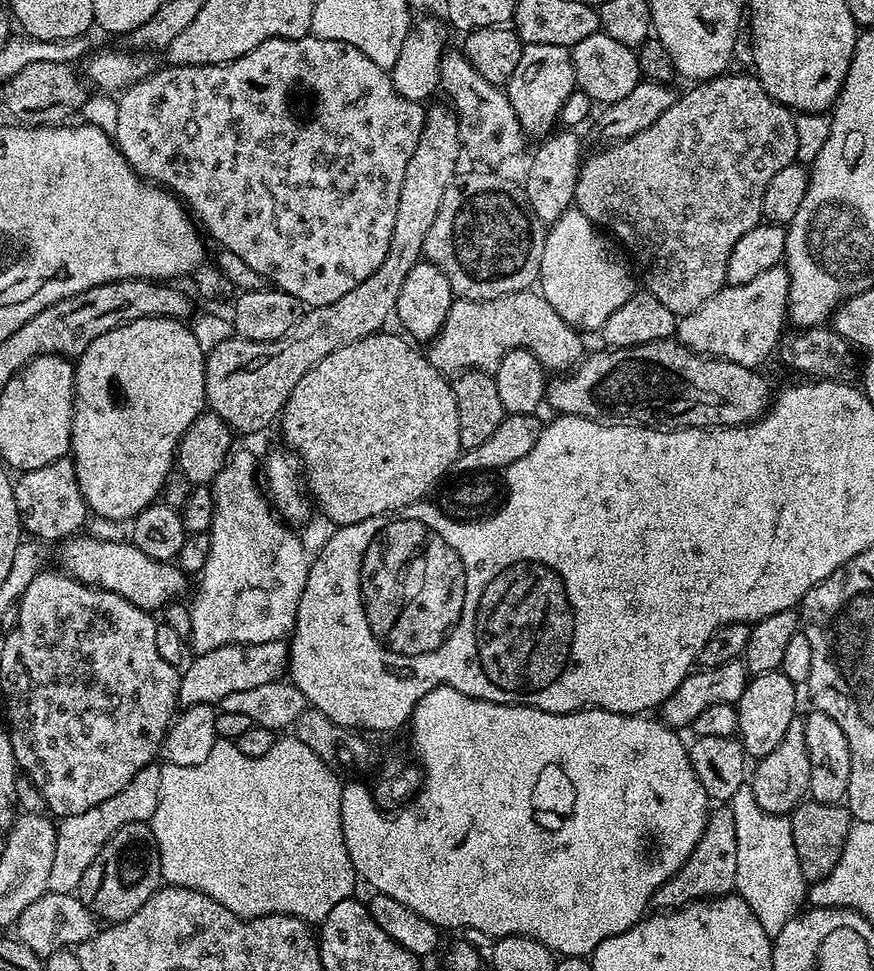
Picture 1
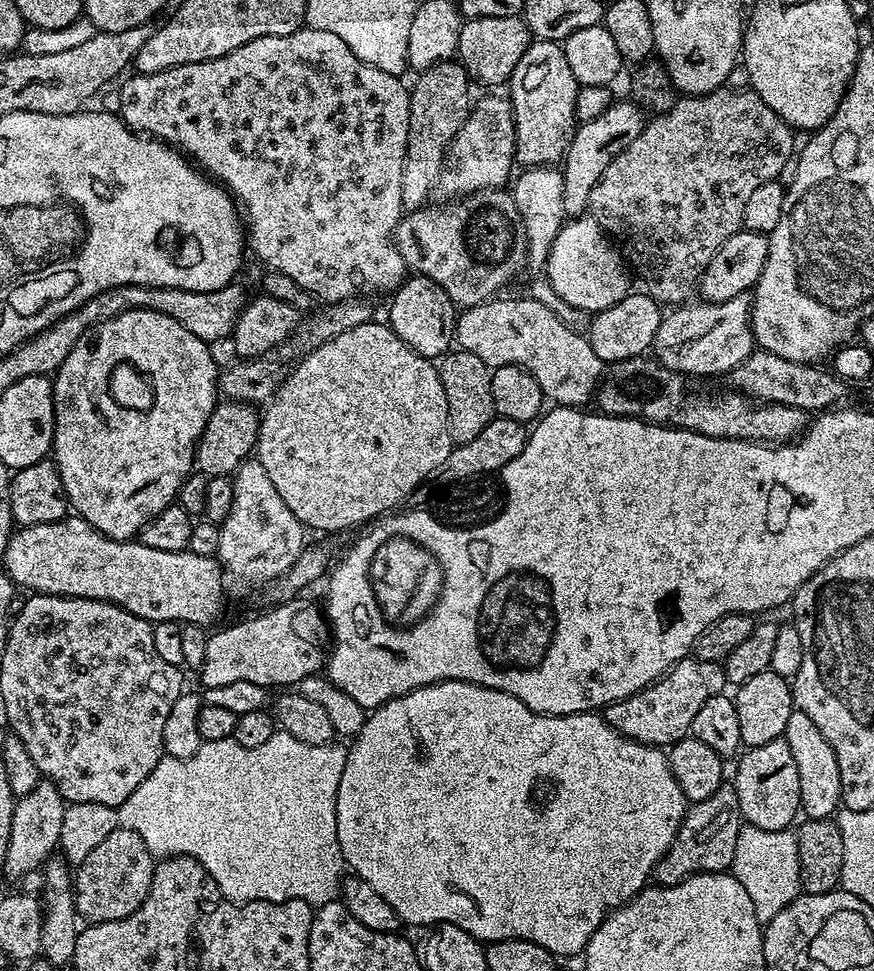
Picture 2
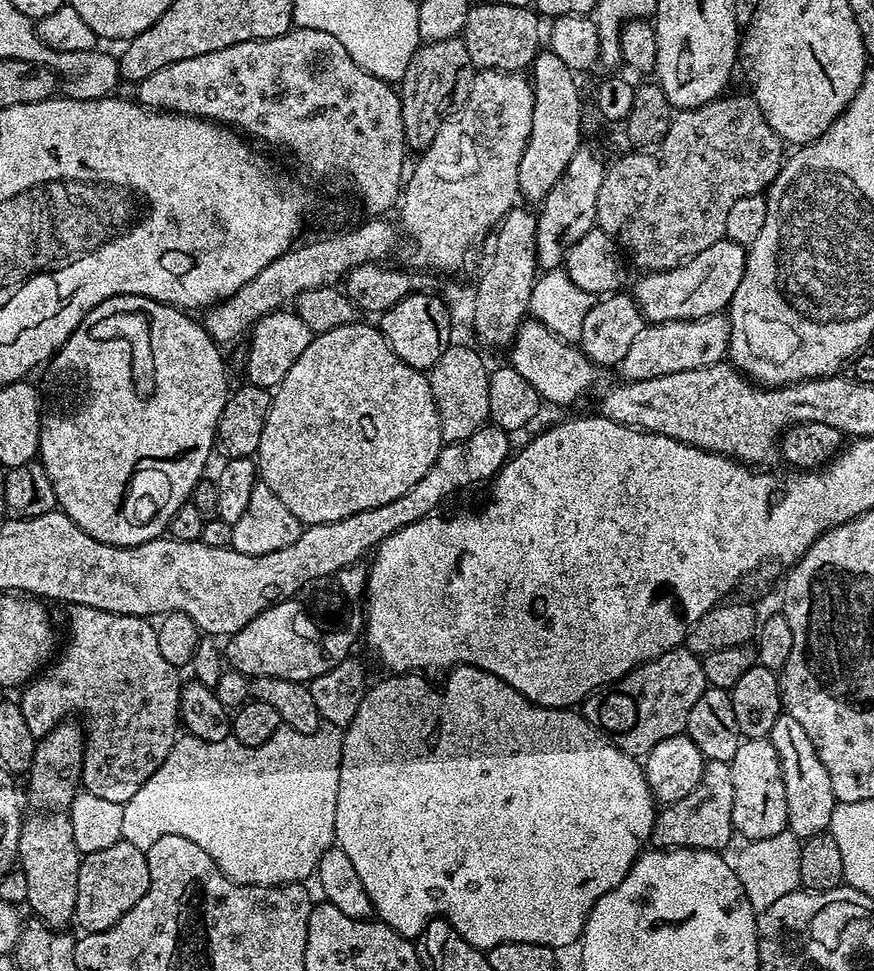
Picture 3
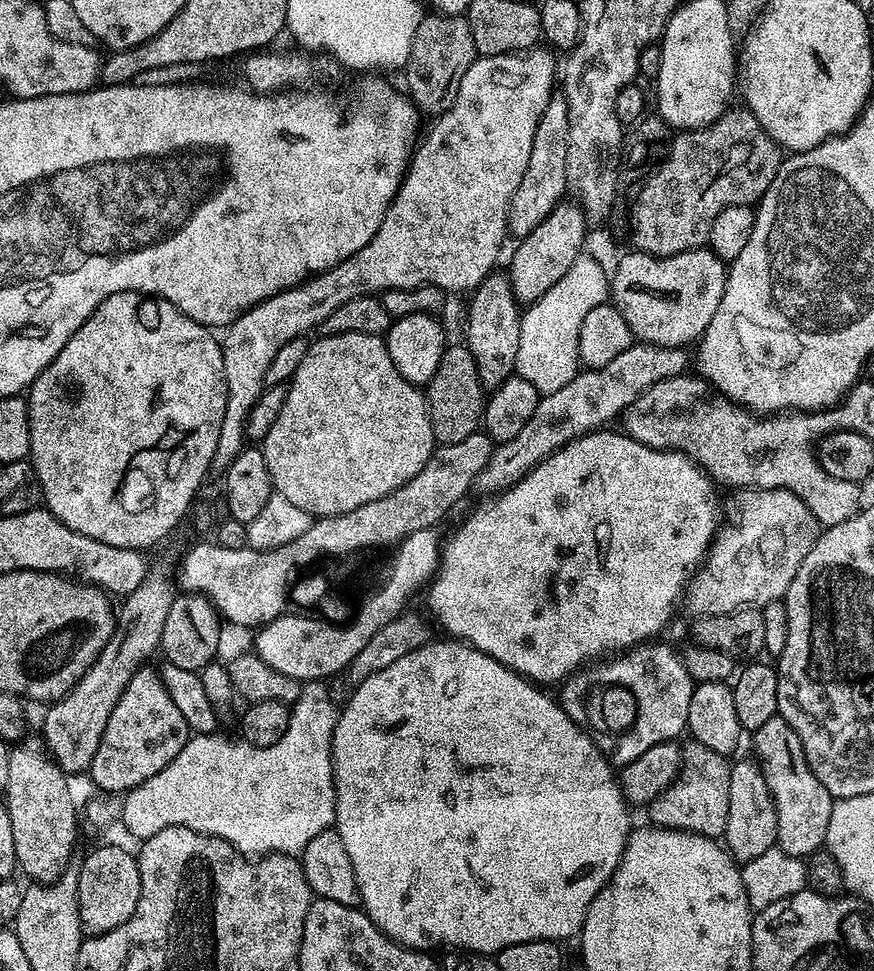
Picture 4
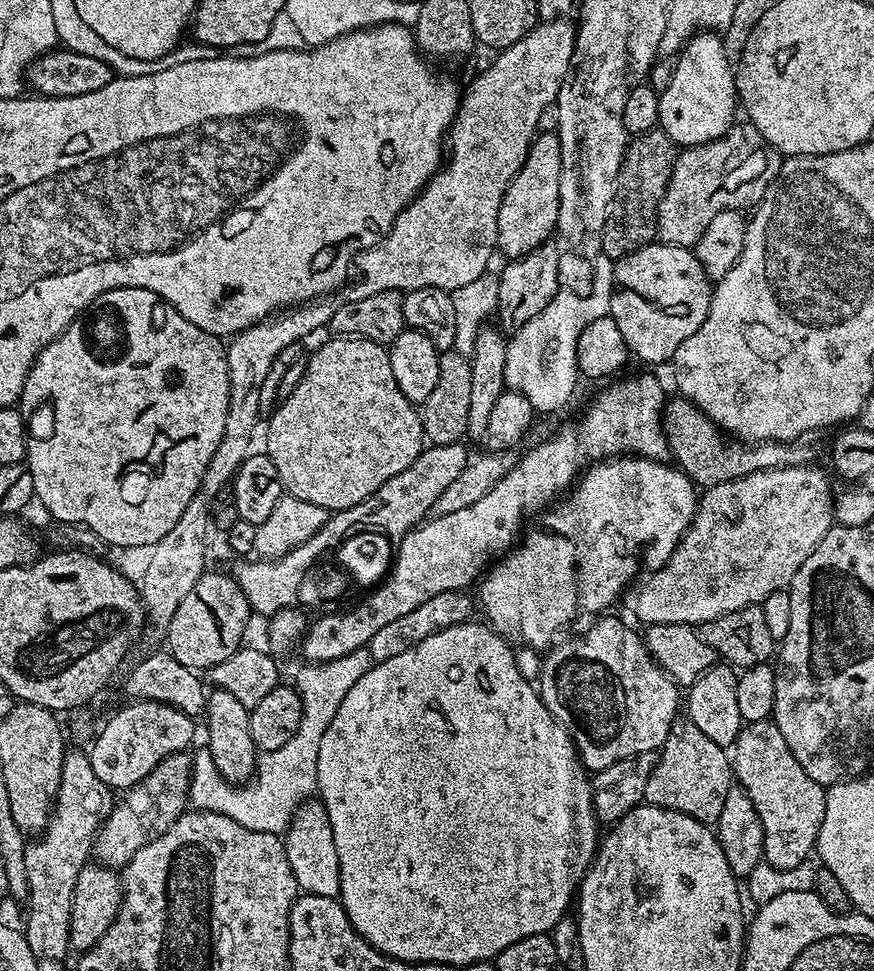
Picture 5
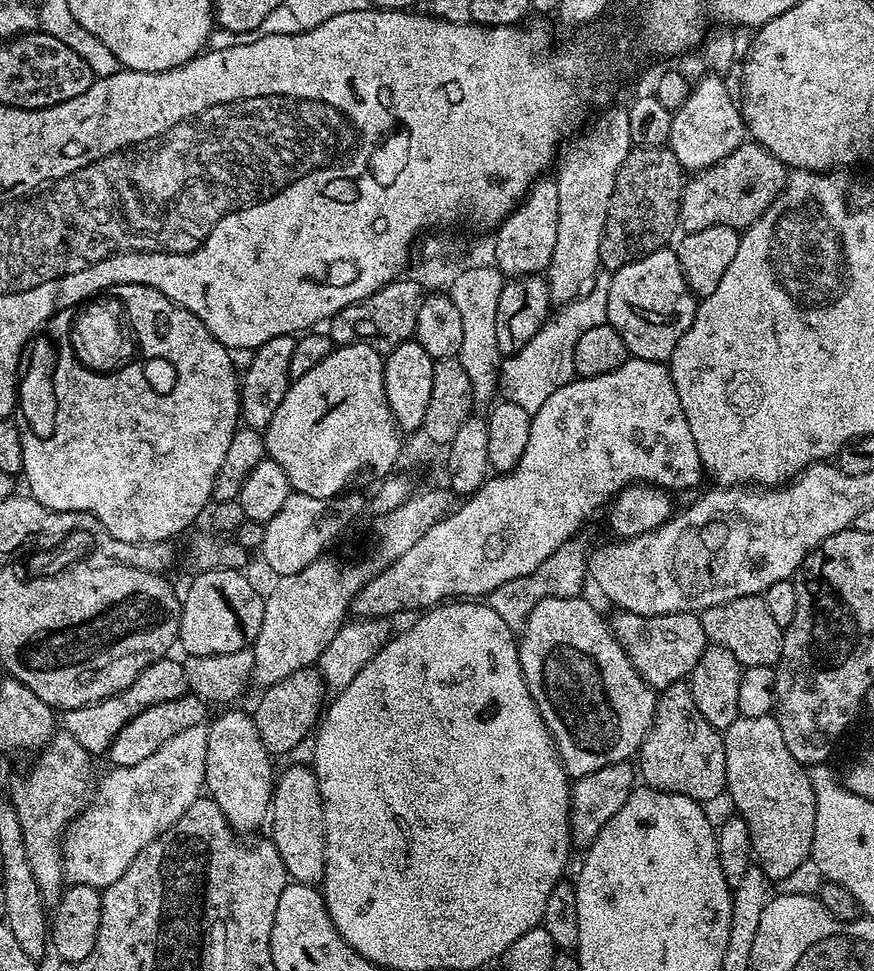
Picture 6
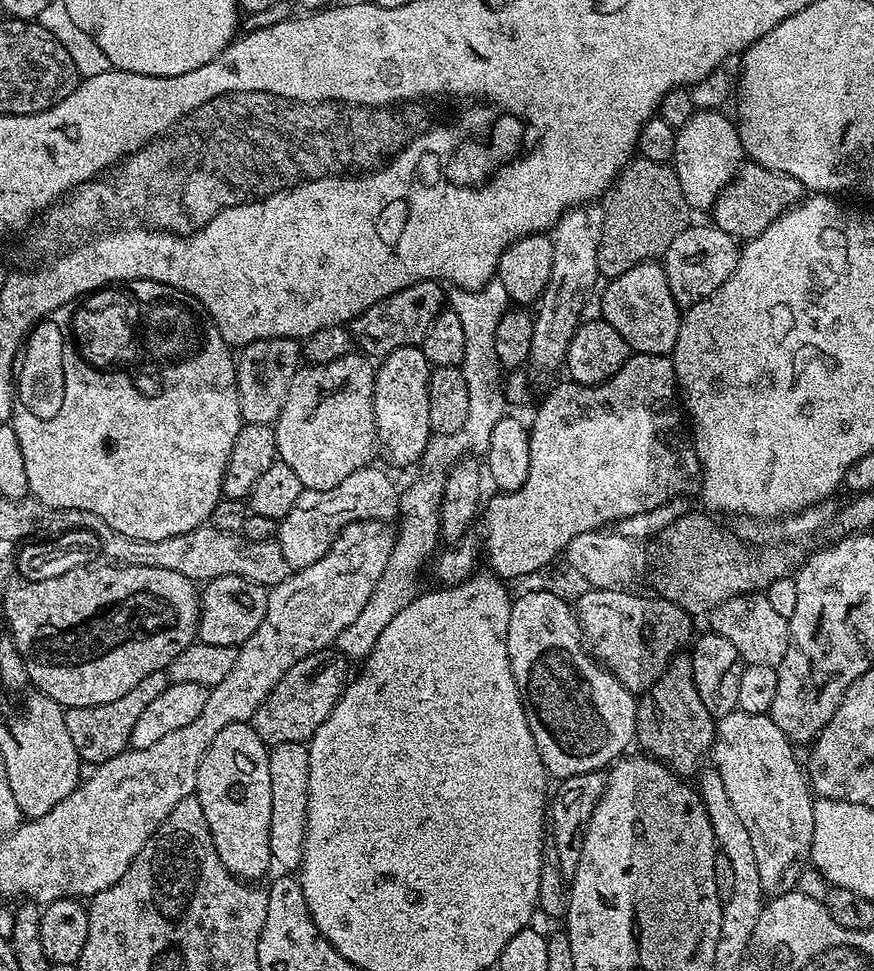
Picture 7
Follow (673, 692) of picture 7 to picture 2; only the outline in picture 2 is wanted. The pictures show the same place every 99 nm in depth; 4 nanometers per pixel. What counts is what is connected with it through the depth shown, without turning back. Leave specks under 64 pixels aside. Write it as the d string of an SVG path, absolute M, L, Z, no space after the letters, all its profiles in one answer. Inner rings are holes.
M731 783L720 785L710 798L695 801L684 813L672 848L656 863L654 876L661 884L676 884L696 872L726 872L734 862L734 846L742 827L738 794Z

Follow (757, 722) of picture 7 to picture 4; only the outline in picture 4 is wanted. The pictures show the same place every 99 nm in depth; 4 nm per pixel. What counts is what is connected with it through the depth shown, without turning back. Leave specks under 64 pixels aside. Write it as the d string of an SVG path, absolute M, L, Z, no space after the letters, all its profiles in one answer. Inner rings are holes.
M778 714L770 718L770 722L758 726L758 730L751 733L750 740L756 747L754 756L777 812L776 844L786 854L801 858L821 851L826 844L826 830L830 826L834 797L830 790L826 790L826 786L818 782L818 778L814 778L806 762L802 742L798 742L798 734L794 734L794 730Z

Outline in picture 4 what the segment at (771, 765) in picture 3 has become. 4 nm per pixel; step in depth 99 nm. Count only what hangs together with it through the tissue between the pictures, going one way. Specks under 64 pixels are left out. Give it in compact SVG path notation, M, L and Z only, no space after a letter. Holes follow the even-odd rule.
M751 759L735 761L732 764L729 795L729 815L722 840L738 864L753 861L766 850L775 847L777 838L777 812L774 810L772 796L765 784L759 765Z

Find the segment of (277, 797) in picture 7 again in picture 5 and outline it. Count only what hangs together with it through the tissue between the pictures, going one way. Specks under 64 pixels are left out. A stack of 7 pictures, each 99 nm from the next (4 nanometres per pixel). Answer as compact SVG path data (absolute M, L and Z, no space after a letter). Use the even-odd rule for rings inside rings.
M309 798L297 808L292 820L288 823L287 832L282 836L286 858L290 862L290 870L294 870L296 887L301 893L309 896L334 896L340 895L340 863L338 850L334 847L334 834L330 830L330 818L326 814L323 804L319 799Z

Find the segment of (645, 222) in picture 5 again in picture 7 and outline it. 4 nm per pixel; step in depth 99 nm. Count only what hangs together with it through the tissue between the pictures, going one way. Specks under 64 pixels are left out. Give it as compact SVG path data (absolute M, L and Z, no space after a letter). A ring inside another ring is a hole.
M633 159L616 177L607 200L608 204L603 205L602 238L598 242L599 275L604 278L621 276L634 266L663 257L670 242L690 224L686 194L682 194L682 182L678 182L671 163Z

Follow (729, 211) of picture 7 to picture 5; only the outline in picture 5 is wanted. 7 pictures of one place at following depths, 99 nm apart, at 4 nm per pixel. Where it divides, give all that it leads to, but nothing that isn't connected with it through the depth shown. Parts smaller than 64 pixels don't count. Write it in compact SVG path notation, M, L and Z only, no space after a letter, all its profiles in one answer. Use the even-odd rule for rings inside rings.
M750 122L733 123L728 133L714 142L693 144L685 147L677 155L676 164L672 167L670 182L666 186L666 194L658 206L656 234L661 244L673 244L683 248L695 249L698 238L702 238L706 226L714 218L714 214L722 214L722 210L755 209L768 193L768 187L775 180L782 163L781 153L766 142L766 138Z

